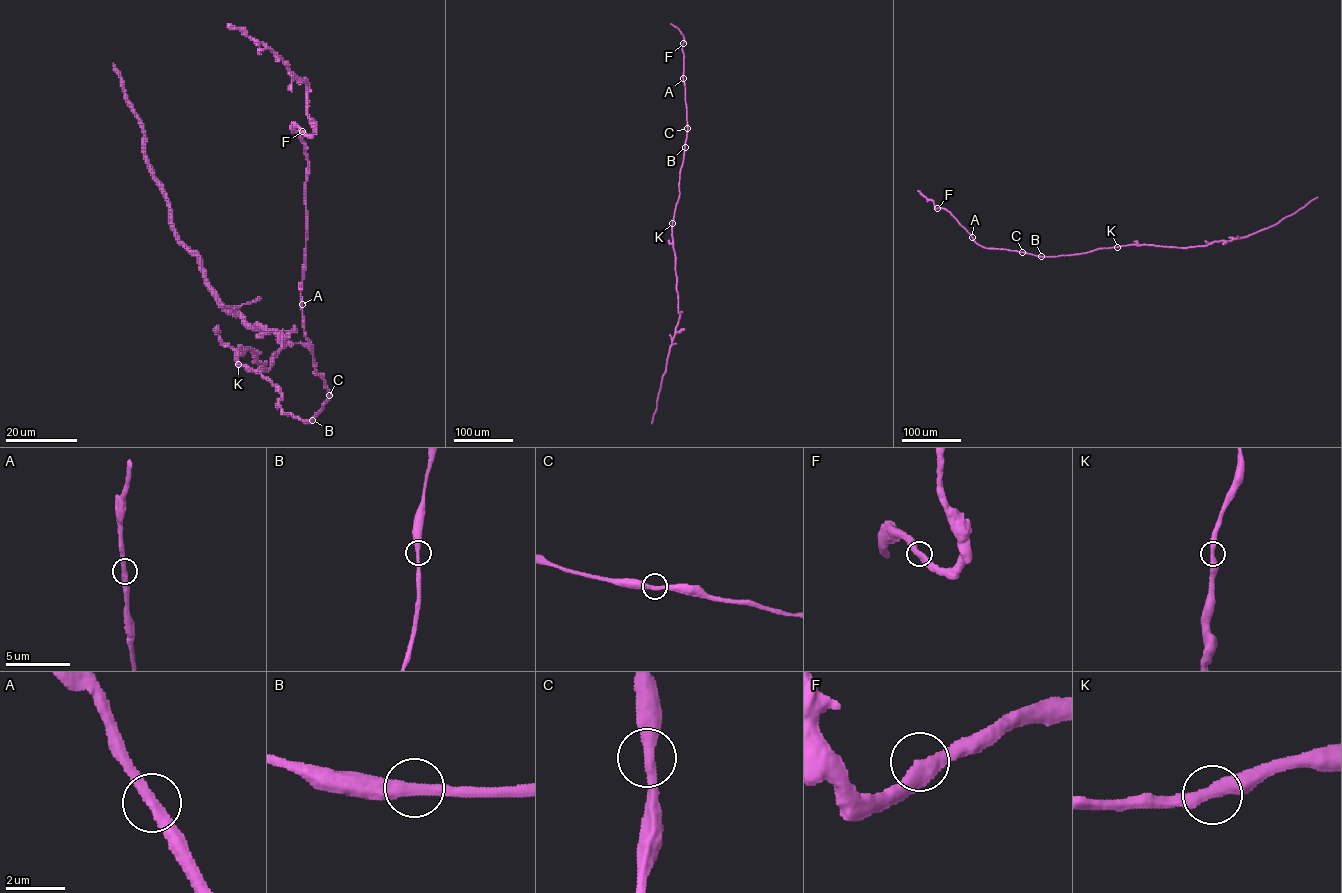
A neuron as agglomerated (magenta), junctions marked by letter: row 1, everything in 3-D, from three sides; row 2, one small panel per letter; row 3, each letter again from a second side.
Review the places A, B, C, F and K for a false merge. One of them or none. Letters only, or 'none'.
none

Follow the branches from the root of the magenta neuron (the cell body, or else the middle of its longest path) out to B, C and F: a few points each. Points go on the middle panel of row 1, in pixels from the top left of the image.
B: (674, 215), (685, 147)
C: (674, 215), (687, 128)
F: (674, 215), (687, 131), (683, 43)

